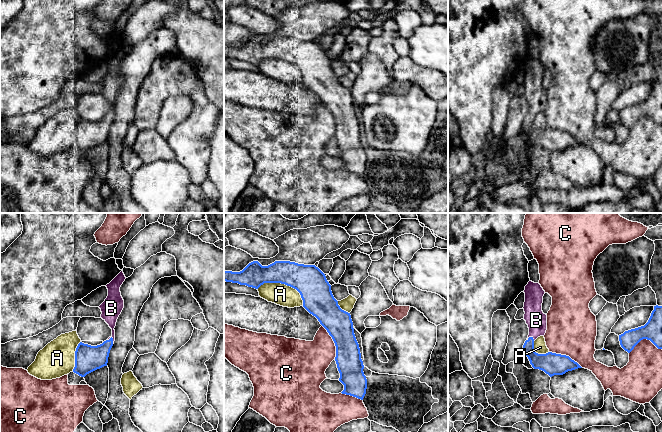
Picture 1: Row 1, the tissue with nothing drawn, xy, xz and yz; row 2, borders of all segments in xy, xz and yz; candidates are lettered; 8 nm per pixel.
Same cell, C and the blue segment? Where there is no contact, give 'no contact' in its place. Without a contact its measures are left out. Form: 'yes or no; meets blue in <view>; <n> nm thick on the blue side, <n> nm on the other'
no; meets blue in xz; 220 nm thick on the blue side, 300 nm on the other

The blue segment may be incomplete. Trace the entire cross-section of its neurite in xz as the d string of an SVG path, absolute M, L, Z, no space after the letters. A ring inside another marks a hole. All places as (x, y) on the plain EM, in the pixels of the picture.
M253 37L240 48L224 47L224 57L255 65L264 59L281 59L296 65L303 76L303 83L318 95L335 119L335 137L340 149L339 157L344 161L344 166L341 169L363 176L367 165L367 155L363 148L364 141L354 110L351 91L340 84L338 77L332 70L331 61L318 43L290 37L275 37L268 42L262 42L258 37Z

